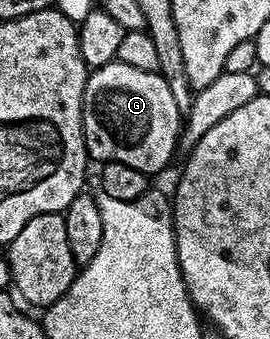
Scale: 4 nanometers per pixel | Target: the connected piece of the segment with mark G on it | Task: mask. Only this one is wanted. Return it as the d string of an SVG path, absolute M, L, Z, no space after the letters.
M115 59L87 76L82 96L82 134L87 154L98 163L128 163L136 171L155 175L173 159L183 125L184 117L178 113L168 83L159 72L139 71Z

